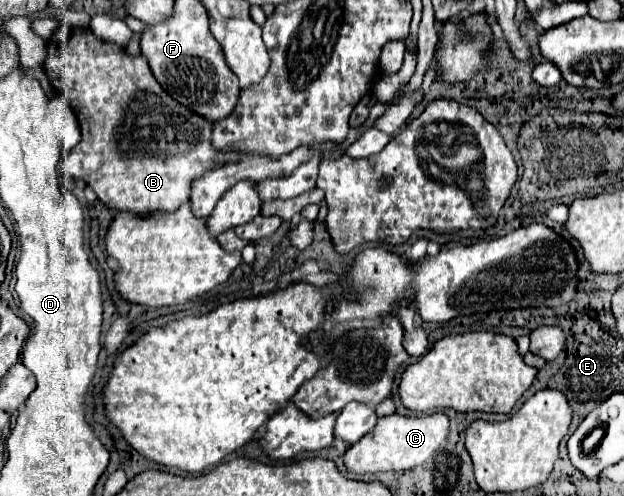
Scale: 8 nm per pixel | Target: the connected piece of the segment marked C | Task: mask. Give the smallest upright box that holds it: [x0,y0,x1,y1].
[343,414,449,474]

